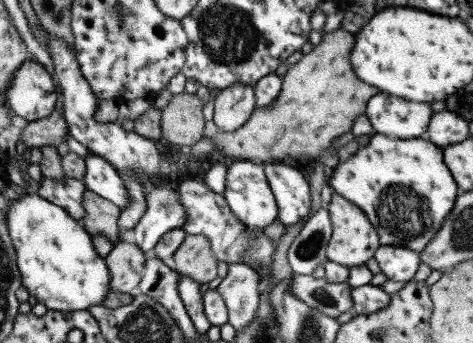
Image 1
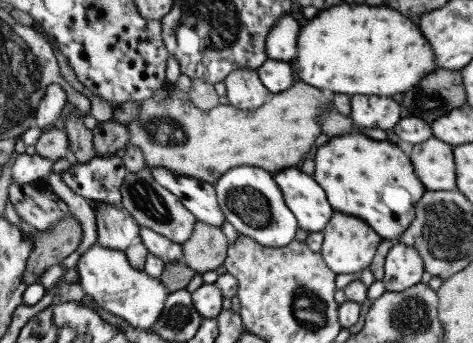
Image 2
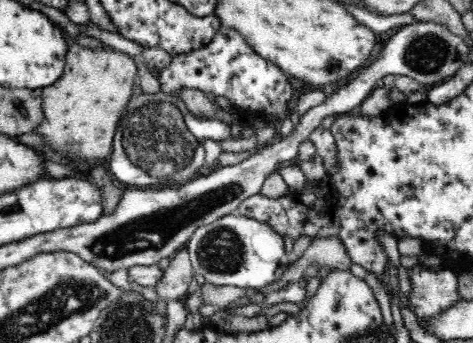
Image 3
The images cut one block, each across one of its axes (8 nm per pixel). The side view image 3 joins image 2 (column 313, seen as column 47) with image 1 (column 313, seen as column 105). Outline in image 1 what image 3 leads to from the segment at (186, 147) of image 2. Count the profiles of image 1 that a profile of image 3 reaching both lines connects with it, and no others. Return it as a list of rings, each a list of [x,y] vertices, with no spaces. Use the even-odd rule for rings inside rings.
[[[343,30],[325,34],[321,44],[305,54],[301,62],[289,66],[289,72],[283,78],[283,94],[279,94],[273,104],[257,106],[251,120],[235,132],[223,130],[215,120],[205,122],[203,138],[211,142],[215,152],[233,162],[273,164],[283,162],[283,158],[303,160],[317,156],[331,140],[349,132],[351,122],[363,114],[365,102],[377,94],[375,88],[355,78],[349,58],[353,48],[355,36],[345,34]]]

